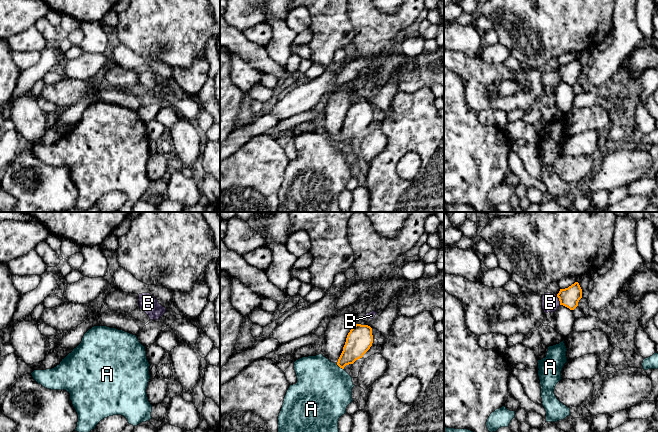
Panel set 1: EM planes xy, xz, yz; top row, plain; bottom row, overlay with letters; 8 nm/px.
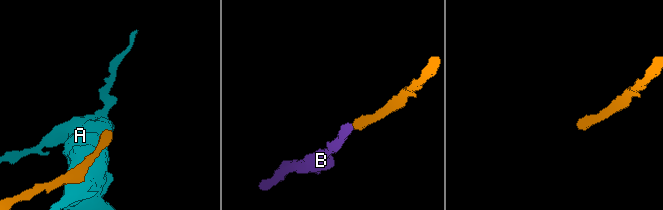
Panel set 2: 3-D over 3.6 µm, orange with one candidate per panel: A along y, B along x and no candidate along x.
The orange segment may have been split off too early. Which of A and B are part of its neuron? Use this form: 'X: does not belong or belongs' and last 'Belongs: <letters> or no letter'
A: does not belong
B: belongs
Belongs: B

